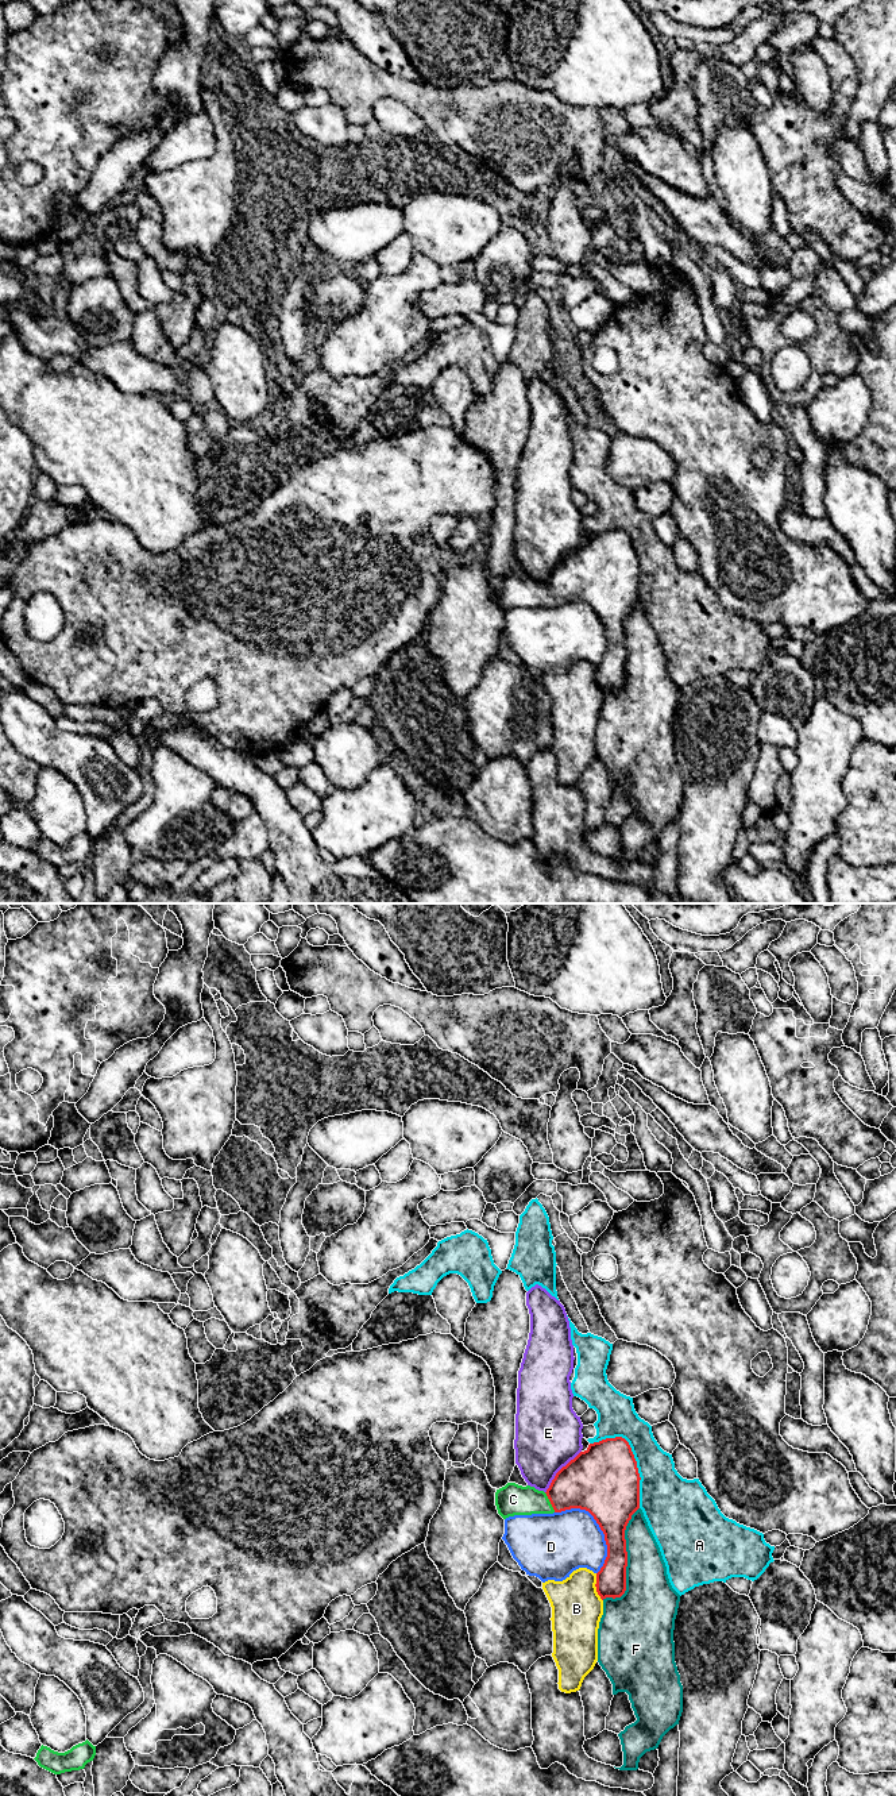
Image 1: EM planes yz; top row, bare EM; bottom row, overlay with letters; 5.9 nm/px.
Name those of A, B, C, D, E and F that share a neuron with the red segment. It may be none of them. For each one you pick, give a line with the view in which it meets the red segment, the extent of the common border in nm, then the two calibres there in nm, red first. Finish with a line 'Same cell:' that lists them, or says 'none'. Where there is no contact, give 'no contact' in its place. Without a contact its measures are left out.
C: yz | 140 nm | 320/190 nm
Same cell: C

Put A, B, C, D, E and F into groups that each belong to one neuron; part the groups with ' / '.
A / B / C / D / E / F

